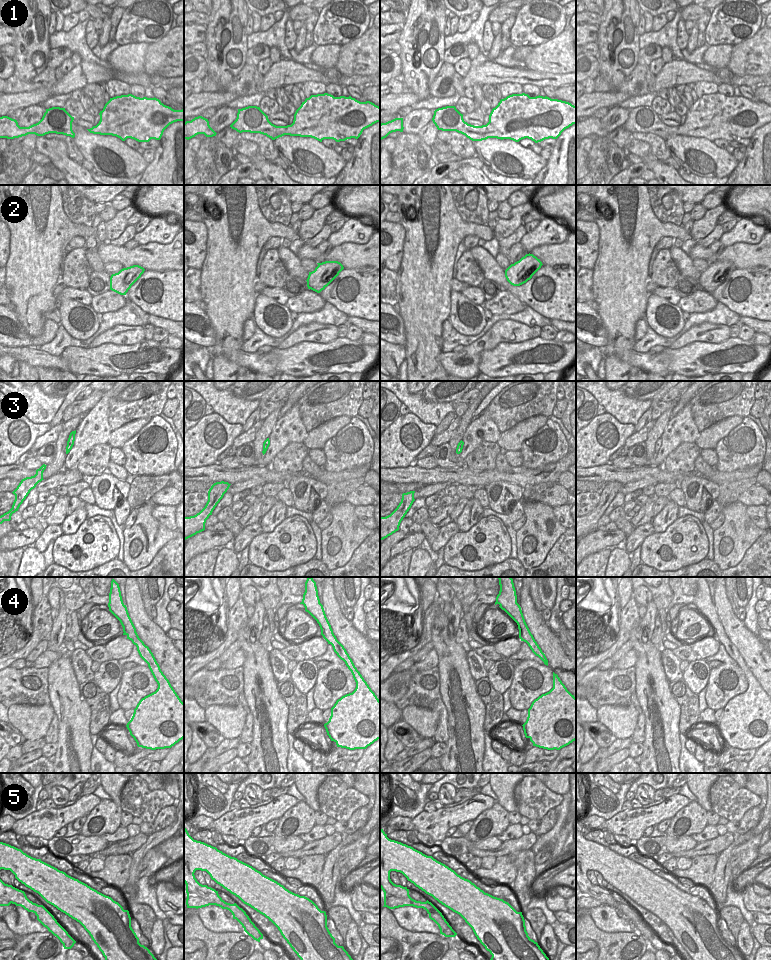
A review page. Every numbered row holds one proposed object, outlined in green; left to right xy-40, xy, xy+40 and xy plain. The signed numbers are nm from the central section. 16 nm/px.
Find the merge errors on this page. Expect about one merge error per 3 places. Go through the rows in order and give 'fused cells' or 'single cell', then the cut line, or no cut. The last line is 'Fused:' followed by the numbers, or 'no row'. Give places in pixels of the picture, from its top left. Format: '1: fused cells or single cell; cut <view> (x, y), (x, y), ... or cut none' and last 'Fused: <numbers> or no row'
1: single cell; cut none
2: single cell; cut none
3: single cell; cut none
4: single cell; cut none
5: fused cells; cut xy+40 (384, 892), (397, 897), (409, 897)
Fused: 5

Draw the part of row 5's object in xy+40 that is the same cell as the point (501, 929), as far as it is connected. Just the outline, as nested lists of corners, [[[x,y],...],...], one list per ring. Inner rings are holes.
[[[380,829],[380,888],[386,895],[397,898],[410,897],[407,887],[391,881],[391,871],[402,873],[416,887],[459,914],[472,928],[480,943],[490,952],[490,960],[549,960],[538,943],[528,936],[522,912],[517,912],[503,899],[485,893],[470,880],[461,877],[432,856],[389,839],[383,829]]]

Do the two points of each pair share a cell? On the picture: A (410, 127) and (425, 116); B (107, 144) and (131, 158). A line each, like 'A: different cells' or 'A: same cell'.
A: same cell
B: same cell

